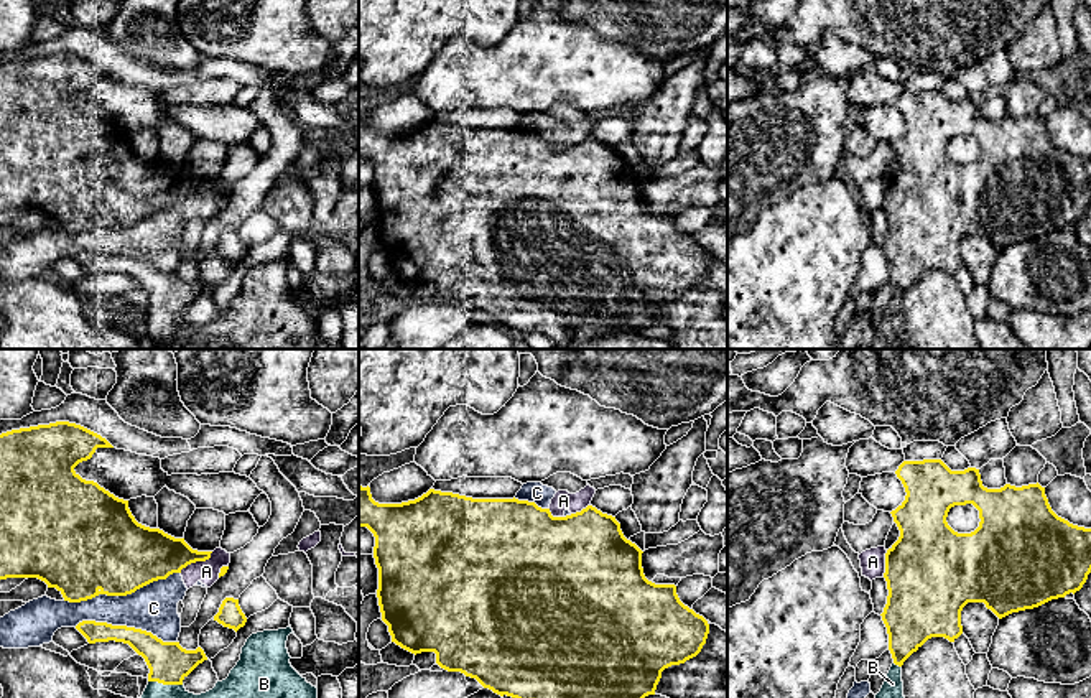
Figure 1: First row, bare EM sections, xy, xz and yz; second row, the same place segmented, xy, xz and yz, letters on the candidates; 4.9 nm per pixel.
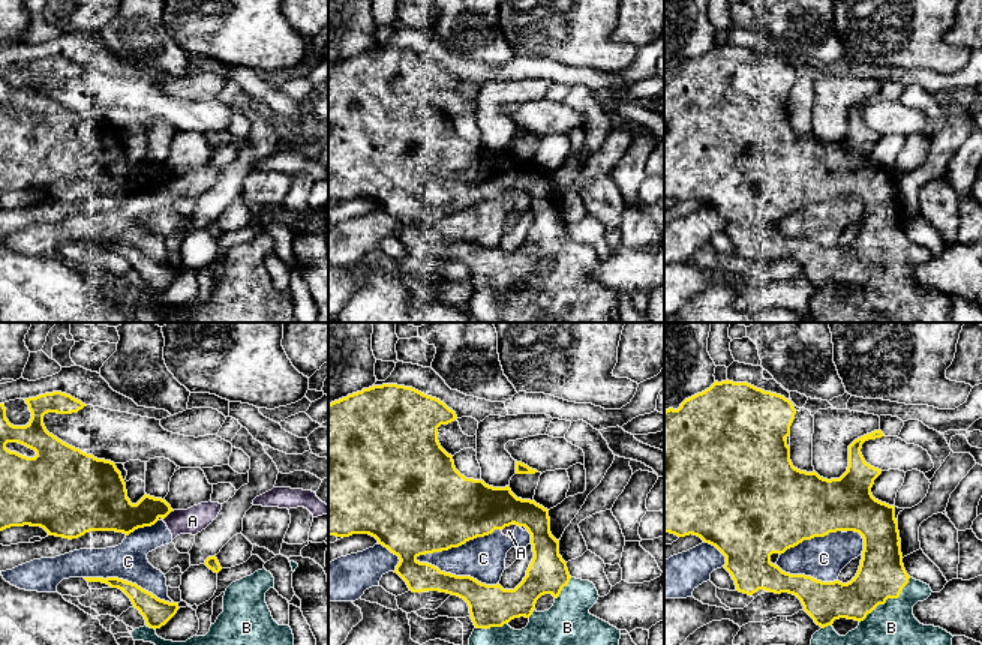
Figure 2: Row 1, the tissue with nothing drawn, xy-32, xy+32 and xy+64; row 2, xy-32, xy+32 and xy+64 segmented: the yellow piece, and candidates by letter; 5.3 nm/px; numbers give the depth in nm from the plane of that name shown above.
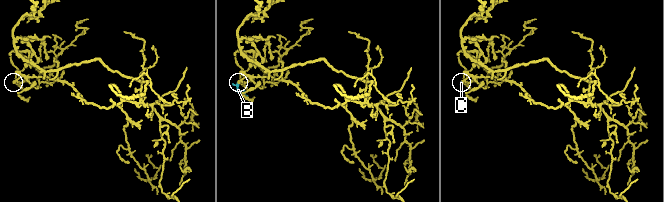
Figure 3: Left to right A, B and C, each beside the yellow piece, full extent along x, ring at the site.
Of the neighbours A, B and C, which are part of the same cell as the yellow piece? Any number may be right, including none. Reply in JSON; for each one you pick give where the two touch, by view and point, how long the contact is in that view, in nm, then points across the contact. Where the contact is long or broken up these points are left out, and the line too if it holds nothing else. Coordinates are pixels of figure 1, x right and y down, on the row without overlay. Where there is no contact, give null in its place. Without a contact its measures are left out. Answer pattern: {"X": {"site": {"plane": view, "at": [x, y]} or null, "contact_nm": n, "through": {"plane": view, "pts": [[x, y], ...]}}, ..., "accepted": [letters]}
{"B": {"site": {"plane": "xy", "at": [165, 315]}, "contact_nm": 170}, "accepted": ["B"]}

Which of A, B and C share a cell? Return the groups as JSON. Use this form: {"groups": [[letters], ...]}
{"groups": [["A", "C"], ["B"]]}

